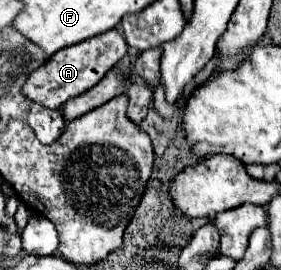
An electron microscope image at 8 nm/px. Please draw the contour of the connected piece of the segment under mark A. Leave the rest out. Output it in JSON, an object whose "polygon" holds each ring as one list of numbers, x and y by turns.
{"polygon":[[117,29,101,33,99,37,91,37,89,41,83,41,79,45,61,49,59,53,55,53,55,57,51,57,45,65,35,69,27,77,27,83,23,85,23,95,49,109,59,109,65,101,95,87,125,53,127,53,127,41]]}

